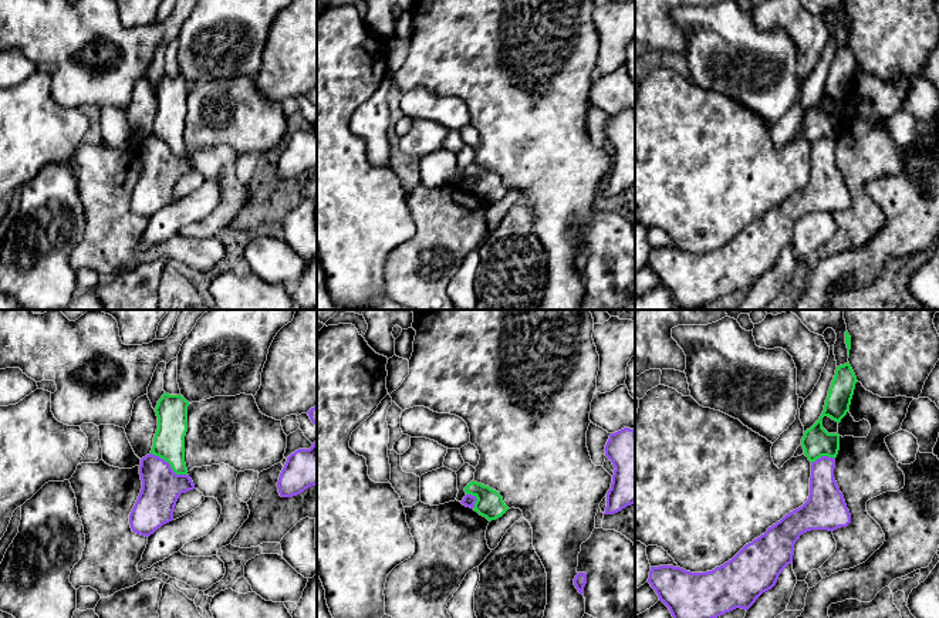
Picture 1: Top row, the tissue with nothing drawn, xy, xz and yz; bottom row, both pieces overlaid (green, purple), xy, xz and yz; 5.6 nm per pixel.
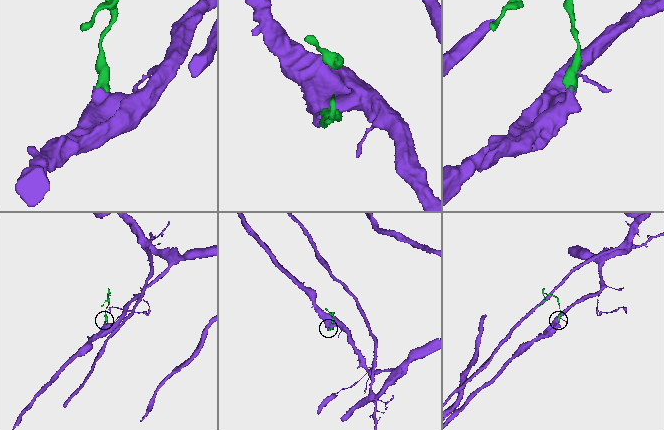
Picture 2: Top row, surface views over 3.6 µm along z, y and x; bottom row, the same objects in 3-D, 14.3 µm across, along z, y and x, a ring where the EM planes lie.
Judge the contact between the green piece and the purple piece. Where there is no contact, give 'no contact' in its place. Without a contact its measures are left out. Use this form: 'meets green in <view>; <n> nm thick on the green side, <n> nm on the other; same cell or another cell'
meets green in xy; 180 nm thick on the green side, 220 nm on the other; another cell

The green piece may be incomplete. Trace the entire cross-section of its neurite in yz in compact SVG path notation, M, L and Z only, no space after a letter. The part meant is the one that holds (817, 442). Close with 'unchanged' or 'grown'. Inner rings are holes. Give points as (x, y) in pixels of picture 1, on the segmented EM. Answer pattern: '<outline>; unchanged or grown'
M850 362L837 367L834 379L828 391L828 396L825 399L824 411L820 419L804 432L804 436L801 439L804 455L811 463L821 456L828 456L834 459L837 457L840 450L840 435L828 433L823 428L823 418L828 416L838 423L841 422L841 419L850 411L857 382L857 376Z; unchanged

